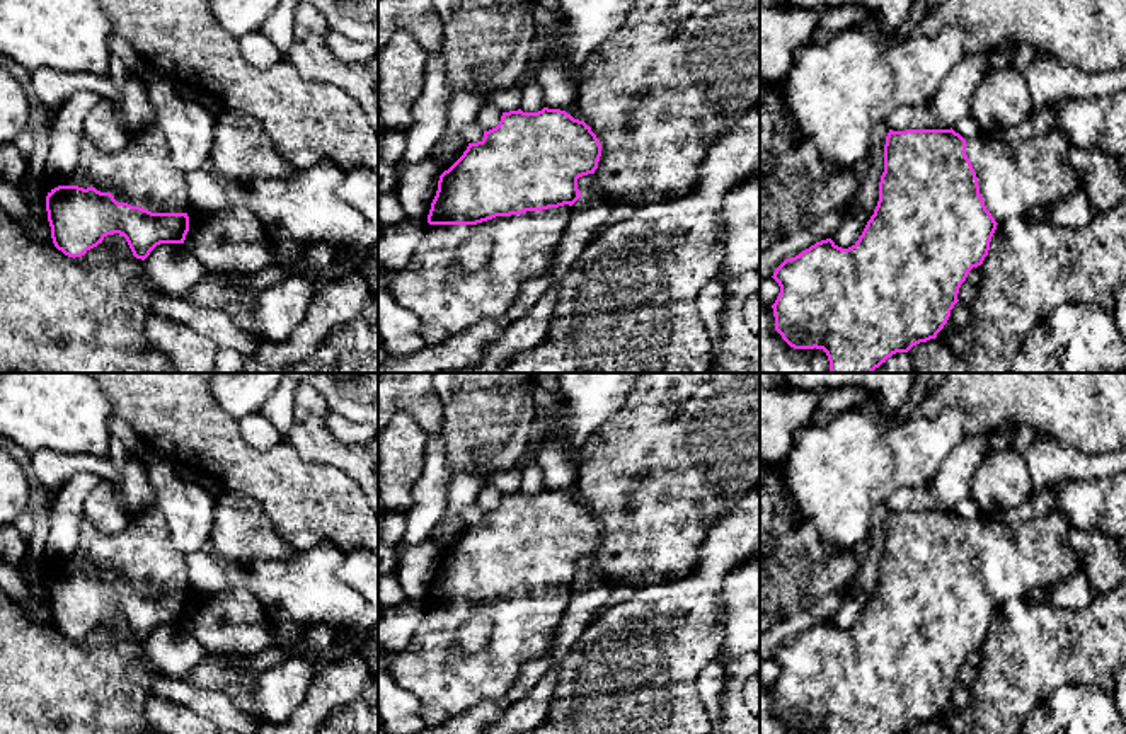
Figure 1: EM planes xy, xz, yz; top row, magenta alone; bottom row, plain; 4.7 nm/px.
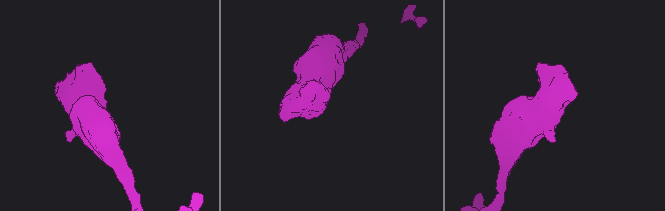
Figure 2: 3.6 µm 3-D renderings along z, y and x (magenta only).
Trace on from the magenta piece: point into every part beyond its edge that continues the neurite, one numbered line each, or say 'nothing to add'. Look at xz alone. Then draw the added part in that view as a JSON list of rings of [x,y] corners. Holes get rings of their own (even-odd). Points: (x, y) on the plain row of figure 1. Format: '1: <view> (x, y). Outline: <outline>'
1: xz (447, 683). Outline: [[[569,586],[559,589],[549,589],[542,593],[526,593],[511,598],[496,598],[492,601],[477,606],[429,606],[422,623],[419,625],[411,645],[397,652],[388,661],[388,671],[392,673],[395,683],[412,693],[421,705],[421,717],[426,727],[439,727],[458,719],[463,712],[484,700],[501,700],[508,690],[514,685],[521,668],[533,659],[547,654],[550,649],[550,639],[555,627],[559,625],[562,615],[571,601]],[[470,616],[487,616],[492,623],[492,634],[489,645],[480,652],[460,652],[455,645],[458,628]]]

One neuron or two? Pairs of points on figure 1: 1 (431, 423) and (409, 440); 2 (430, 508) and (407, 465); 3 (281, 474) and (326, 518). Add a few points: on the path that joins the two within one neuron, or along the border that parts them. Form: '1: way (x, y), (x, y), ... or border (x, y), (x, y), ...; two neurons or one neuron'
1: border (396, 412), (407, 412), (428, 436); two neurons
2: border (426, 441), (413, 501), (402, 511); two neurons
3: way (292, 484), (315, 508); one neuron

